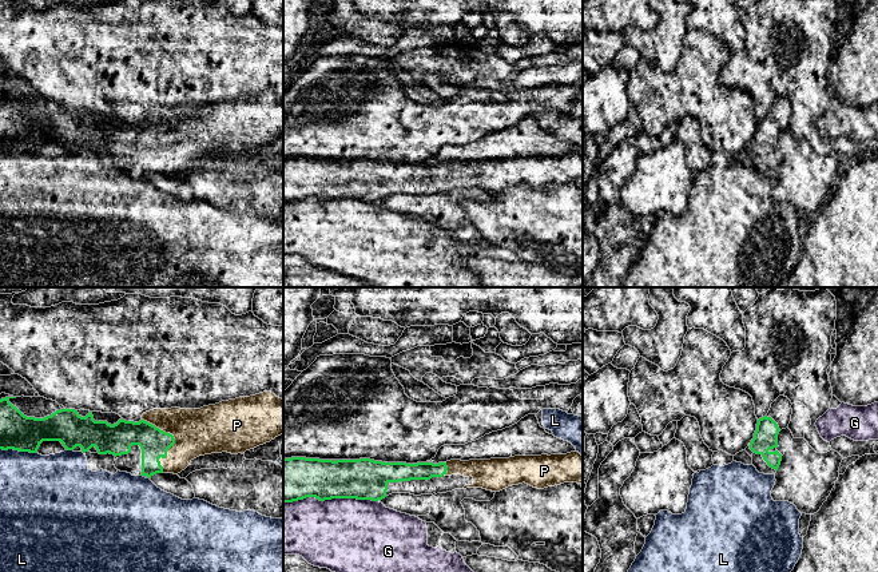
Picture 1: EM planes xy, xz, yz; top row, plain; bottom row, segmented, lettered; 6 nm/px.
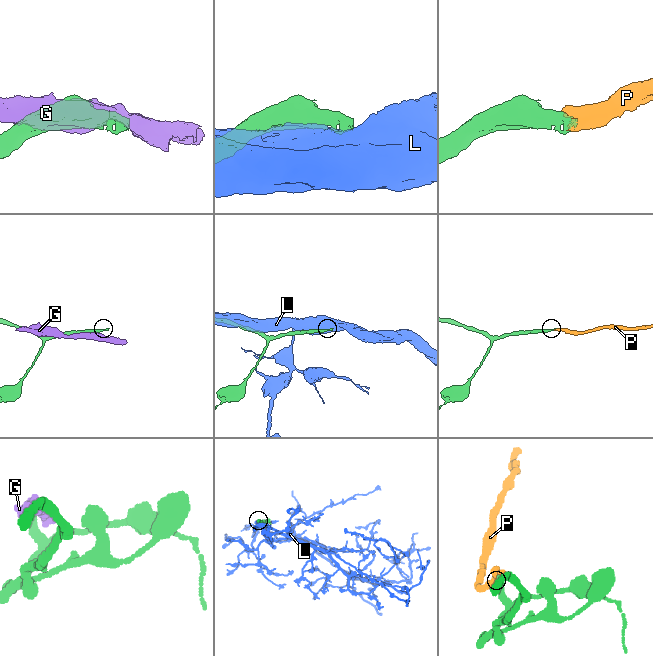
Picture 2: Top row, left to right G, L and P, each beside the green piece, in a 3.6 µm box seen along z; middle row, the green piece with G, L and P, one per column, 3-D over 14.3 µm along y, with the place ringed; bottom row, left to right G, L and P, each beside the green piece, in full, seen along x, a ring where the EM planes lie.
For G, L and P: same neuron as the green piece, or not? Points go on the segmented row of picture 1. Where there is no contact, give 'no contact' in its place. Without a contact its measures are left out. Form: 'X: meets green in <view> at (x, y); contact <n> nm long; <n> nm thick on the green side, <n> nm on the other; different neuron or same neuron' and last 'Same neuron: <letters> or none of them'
G: meets green in xz at (330, 499); contact 550 nm long; 260 nm thick on the green side, 440 nm on the other; different neuron
L: meets green in xy at (18, 449); contact 220 nm long; 220 nm thick on the green side, 400 nm on the other; different neuron
P: meets green in xy at (174, 440); contact 360 nm long; 180 nm thick on the green side, 280 nm on the other; same neuron
Same neuron: P

